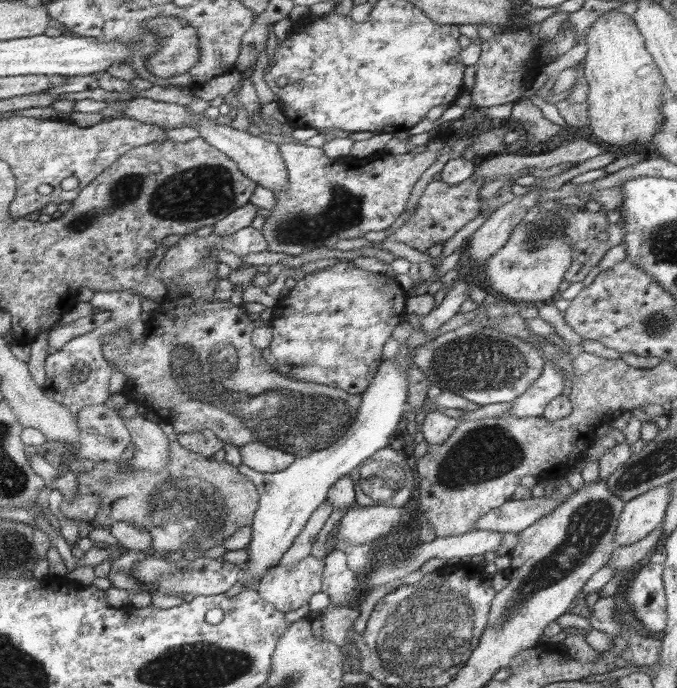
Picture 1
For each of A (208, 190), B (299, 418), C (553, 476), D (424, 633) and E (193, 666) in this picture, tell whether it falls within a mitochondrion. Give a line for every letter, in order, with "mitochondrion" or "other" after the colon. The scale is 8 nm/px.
A: mitochondrion
B: mitochondrion
C: other
D: mitochondrion
E: mitochondrion

